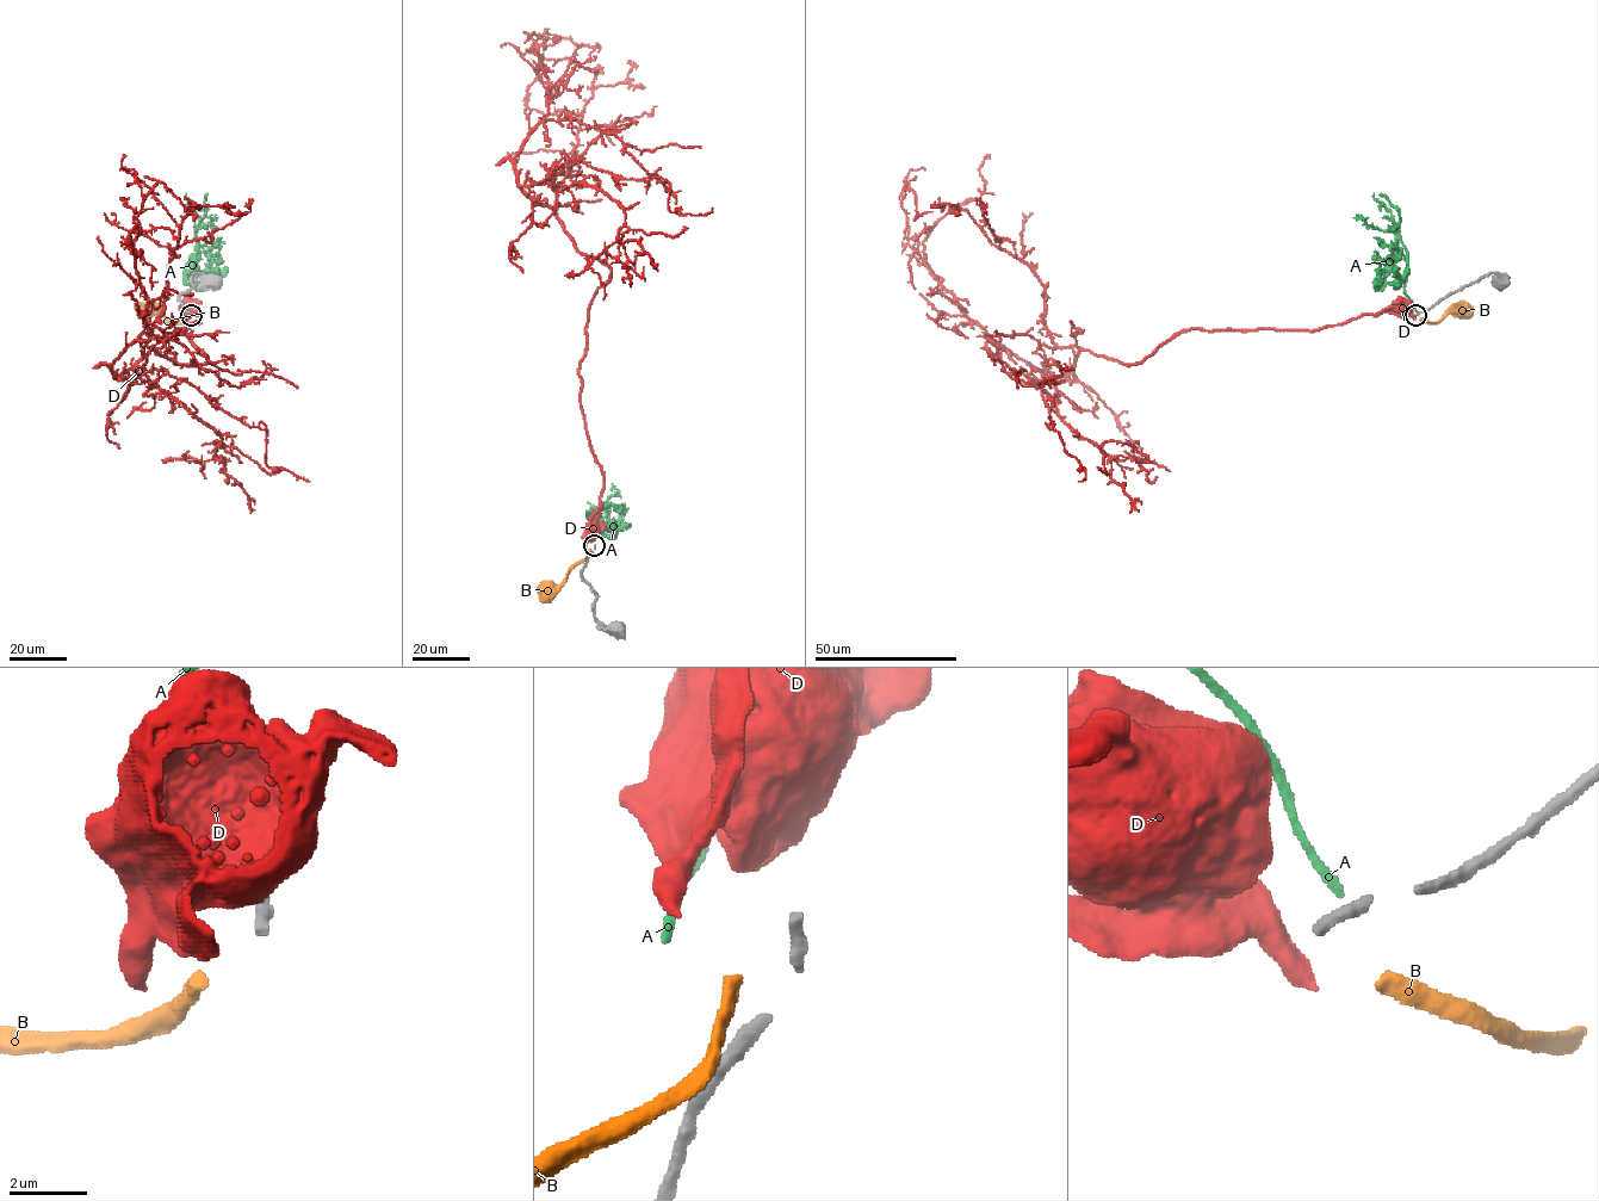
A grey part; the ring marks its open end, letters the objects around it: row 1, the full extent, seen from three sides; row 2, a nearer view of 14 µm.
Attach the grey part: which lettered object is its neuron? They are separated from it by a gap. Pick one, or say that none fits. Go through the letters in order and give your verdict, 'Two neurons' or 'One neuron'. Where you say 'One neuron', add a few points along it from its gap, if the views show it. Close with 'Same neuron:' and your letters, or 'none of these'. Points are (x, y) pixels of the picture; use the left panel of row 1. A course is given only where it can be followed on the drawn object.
A: Two neurons
B: Two neurons
D: Two neurons
Same neuron: none of these

